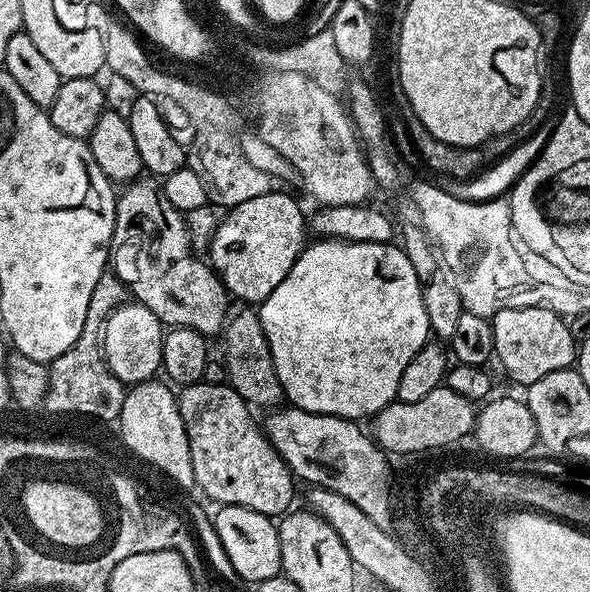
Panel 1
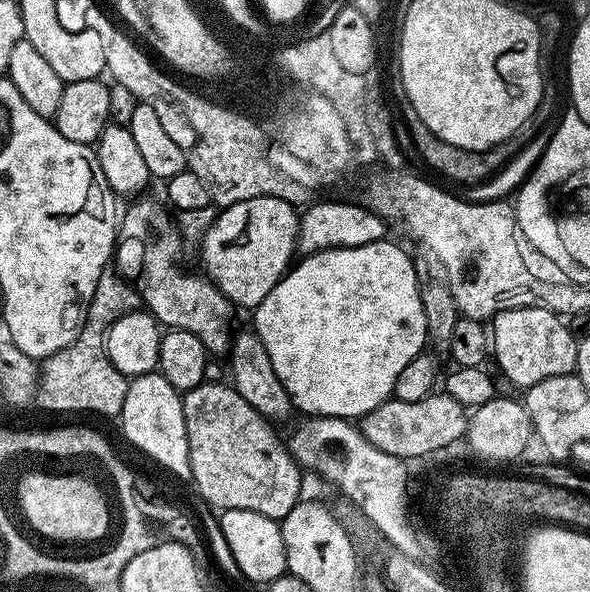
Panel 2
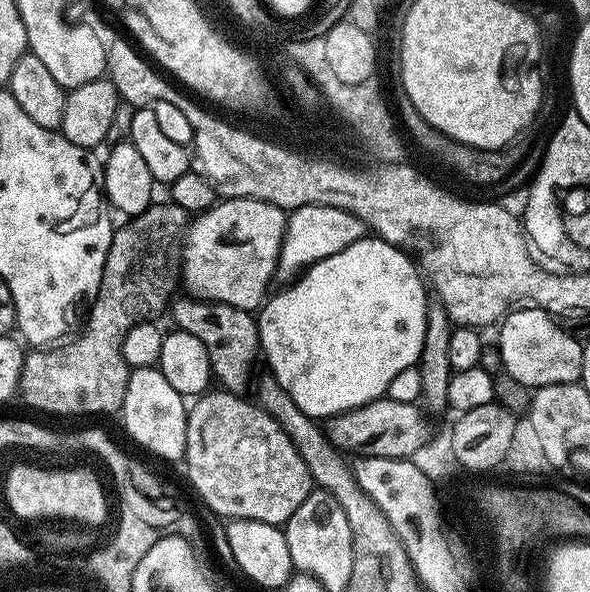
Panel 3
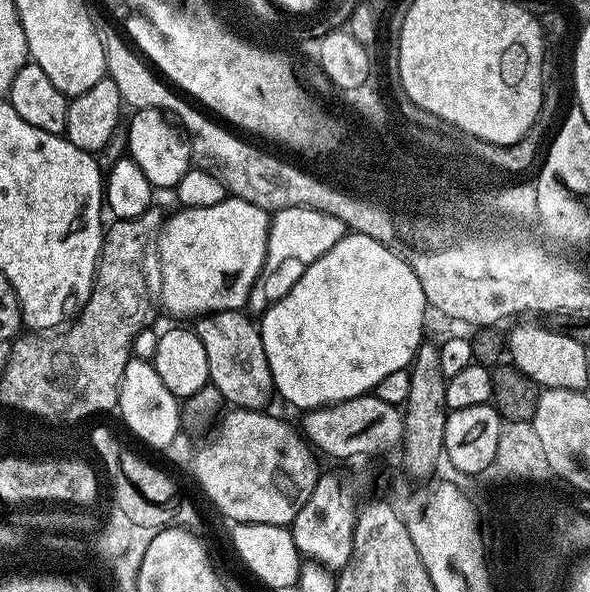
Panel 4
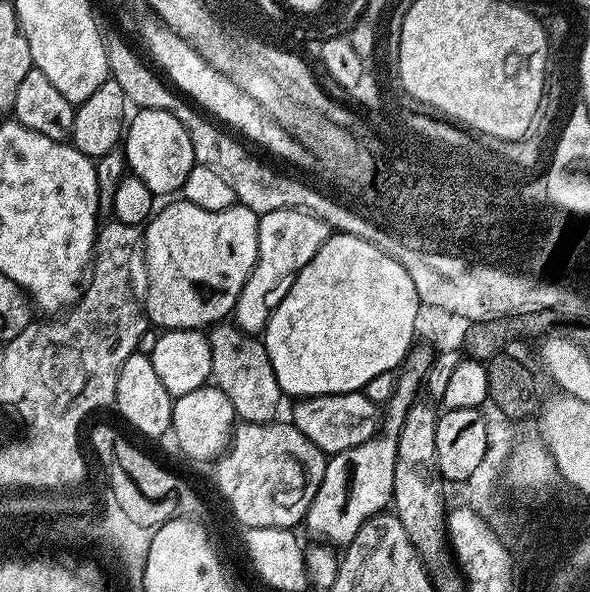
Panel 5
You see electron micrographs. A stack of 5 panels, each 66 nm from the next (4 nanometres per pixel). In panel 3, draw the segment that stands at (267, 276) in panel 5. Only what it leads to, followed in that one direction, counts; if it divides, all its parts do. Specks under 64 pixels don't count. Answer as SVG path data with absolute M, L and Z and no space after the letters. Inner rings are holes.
M303 204L287 213L282 229L282 239L276 258L275 279L291 282L310 264L317 264L322 258L336 254L346 246L365 239L366 227L354 214L344 208L329 204Z

